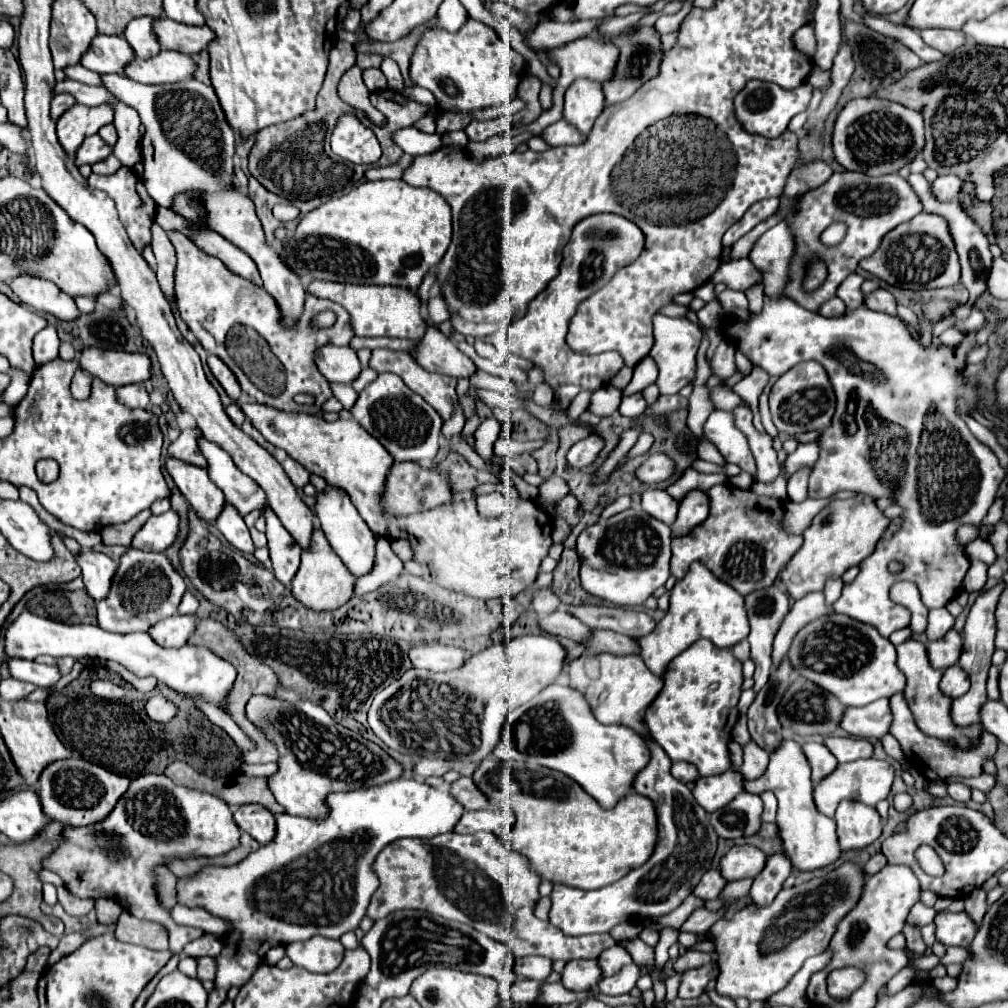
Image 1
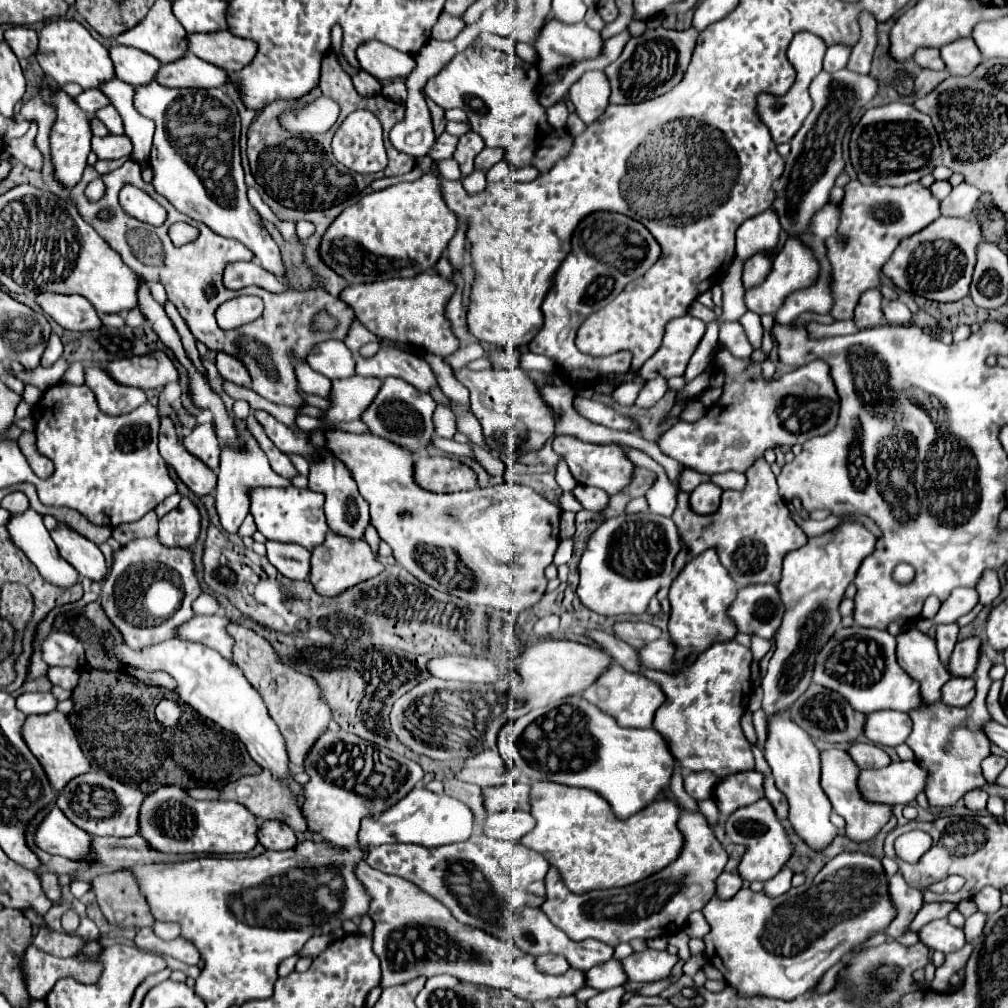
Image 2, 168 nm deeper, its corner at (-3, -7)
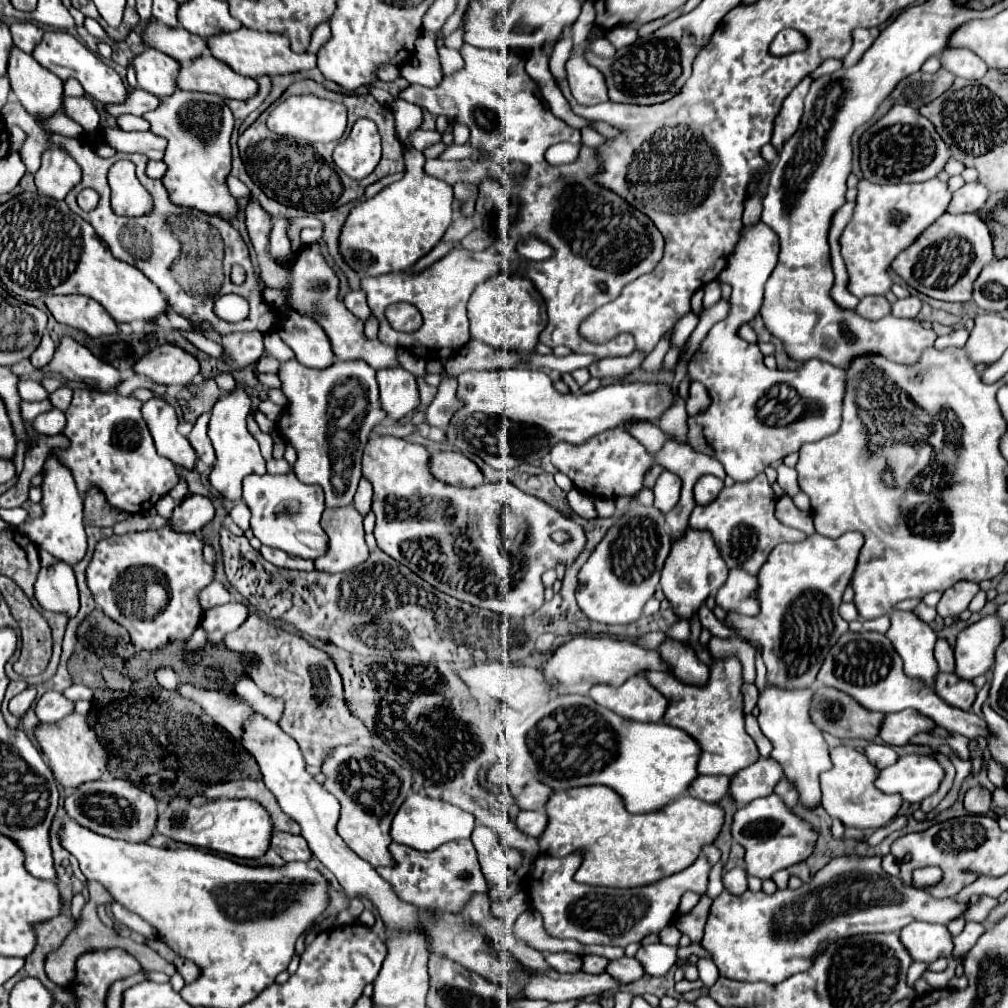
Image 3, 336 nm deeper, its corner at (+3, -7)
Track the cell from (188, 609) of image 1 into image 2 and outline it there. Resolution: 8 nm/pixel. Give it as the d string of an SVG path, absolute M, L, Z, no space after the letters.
M202 593L194 603L192 603L192 609L196 615L212 615L212 613L218 613L220 611L220 603L214 595L210 593Z

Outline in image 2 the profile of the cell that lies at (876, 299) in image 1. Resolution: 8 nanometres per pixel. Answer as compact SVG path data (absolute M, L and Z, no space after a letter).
M886 301L882 311L888 323L908 323L912 319L910 309L902 301Z

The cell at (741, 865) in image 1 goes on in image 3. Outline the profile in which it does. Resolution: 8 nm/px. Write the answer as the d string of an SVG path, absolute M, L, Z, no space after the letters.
M778 795L754 799L746 807L738 809L734 813L730 833L734 841L738 841L746 849L746 873L758 879L770 879L776 871L800 863L814 851L816 843L816 833L812 831L812 827L804 823L800 817L796 817Z

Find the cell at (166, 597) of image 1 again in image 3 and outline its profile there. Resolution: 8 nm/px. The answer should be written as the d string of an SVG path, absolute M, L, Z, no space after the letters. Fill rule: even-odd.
M168 525L156 531L142 531L142 533L128 533L128 535L112 535L102 539L96 549L94 557L88 565L86 579L88 589L94 595L96 605L118 625L126 627L130 633L130 641L136 651L158 651L170 641L182 639L186 641L200 623L202 609L198 605L198 593L212 583L214 569L202 557L204 543L198 535L192 533L176 533ZM154 567L158 573L166 577L166 585L170 589L170 601L154 619L144 619L140 609L142 589L146 583L146 569Z

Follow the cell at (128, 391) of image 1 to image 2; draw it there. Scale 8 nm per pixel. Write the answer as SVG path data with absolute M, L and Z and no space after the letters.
M84 367L86 385L96 395L100 409L108 415L122 415L146 401L146 393L138 387L126 387L116 383L102 367Z

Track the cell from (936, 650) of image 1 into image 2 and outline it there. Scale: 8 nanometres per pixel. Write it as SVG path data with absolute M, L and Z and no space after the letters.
M968 637L964 641L958 641L956 649L952 653L948 671L956 677L972 677L976 671L976 665L978 665L980 647L982 647L980 637Z

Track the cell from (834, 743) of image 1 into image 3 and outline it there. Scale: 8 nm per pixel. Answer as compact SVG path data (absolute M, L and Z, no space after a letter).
M870 743L866 749L864 749L864 755L870 759L870 763L874 763L874 767L878 769L884 769L892 763L896 763L898 755L894 753L894 749L890 745L880 745L880 743Z

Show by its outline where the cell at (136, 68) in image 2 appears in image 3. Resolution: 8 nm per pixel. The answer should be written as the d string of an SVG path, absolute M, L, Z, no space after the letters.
M146 49L144 53L134 55L128 65L134 67L140 89L146 89L156 97L166 97L174 93L180 65L172 57L156 49Z

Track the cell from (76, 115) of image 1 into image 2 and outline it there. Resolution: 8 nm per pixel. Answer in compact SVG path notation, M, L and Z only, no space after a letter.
M42 81L38 87L38 93L44 103L48 103L56 109L56 121L50 129L50 157L52 157L52 165L54 165L54 179L64 189L72 189L82 179L82 171L86 167L86 157L90 153L90 139L92 139L90 121L88 121L86 113L76 105L76 101L62 91L62 87L54 89L46 81Z

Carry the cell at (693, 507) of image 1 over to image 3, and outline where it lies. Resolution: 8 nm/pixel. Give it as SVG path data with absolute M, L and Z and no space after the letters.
M704 475L696 481L694 485L694 499L698 505L708 505L710 501L716 499L716 495L720 493L720 489L724 487L724 483L720 479L716 479L714 475Z

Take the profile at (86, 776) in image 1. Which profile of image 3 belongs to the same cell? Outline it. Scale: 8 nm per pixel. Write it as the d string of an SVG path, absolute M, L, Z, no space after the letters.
M98 779L82 783L72 795L66 797L64 809L70 819L78 825L88 827L98 835L108 835L112 839L124 839L130 843L140 843L148 839L156 825L156 799L124 779Z

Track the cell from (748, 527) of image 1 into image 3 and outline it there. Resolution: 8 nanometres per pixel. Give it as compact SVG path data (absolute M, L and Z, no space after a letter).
M762 473L746 483L734 483L732 487L724 487L718 493L718 497L706 507L696 505L694 511L690 513L688 525L692 529L712 533L728 569L744 569L750 575L758 575L762 563L766 563L770 551L778 543L800 543L802 539L806 539L802 531L786 527L776 519L774 505L776 505L776 495L766 475Z

